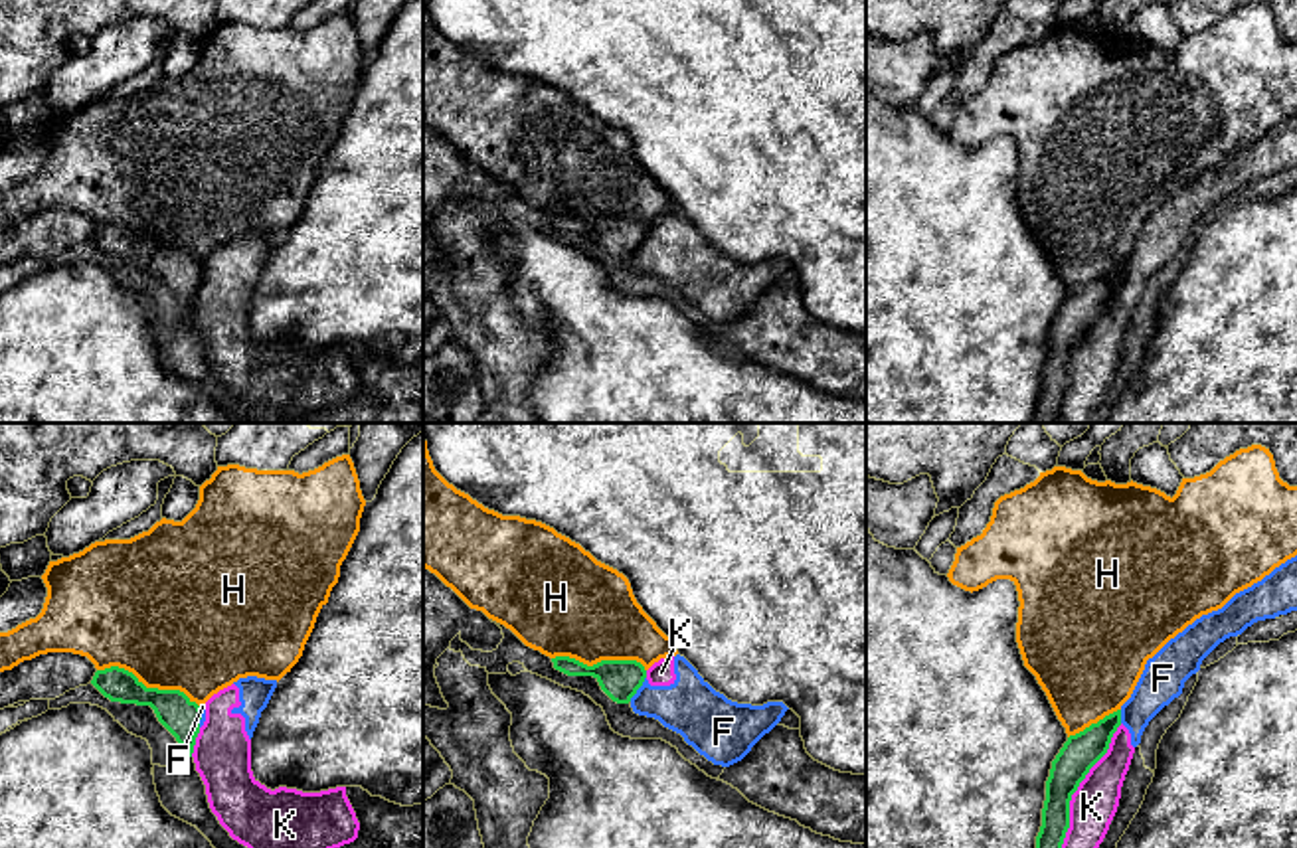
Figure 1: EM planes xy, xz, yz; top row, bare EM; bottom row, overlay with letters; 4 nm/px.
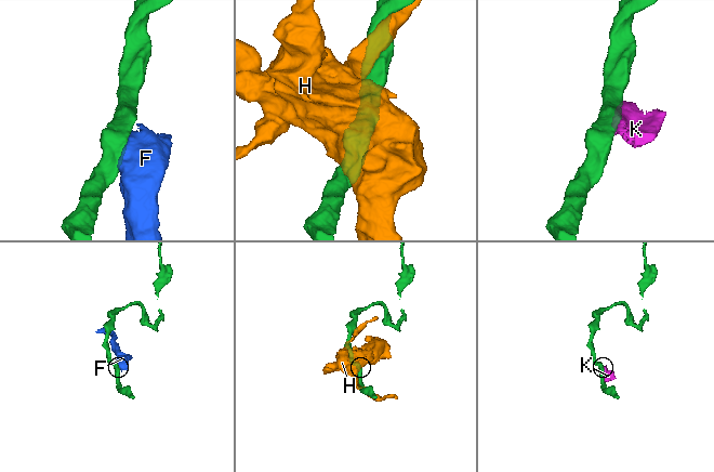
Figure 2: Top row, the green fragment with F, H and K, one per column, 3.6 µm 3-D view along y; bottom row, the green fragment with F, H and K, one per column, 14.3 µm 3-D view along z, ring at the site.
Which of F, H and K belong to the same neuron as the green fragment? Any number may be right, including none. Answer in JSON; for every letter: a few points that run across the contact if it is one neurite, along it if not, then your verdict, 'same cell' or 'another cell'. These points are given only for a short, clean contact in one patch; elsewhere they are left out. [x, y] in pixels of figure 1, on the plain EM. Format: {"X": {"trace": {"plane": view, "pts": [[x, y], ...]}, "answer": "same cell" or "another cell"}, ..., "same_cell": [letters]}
{"F": {"answer": "another cell"}, "H": {"answer": "another cell"}, "K": {"answer": "another cell"}, "same_cell": []}

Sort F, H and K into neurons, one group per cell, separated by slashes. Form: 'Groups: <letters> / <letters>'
Groups: F K / H

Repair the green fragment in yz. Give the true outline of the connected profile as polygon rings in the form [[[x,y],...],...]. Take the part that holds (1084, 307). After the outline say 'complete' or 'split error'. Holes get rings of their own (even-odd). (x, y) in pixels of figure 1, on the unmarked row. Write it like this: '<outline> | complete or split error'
[[[1121,267],[1091,281],[1083,289],[1070,293],[1052,318],[1046,338],[1046,358],[1042,383],[1036,393],[1034,415],[1028,423],[1058,423],[1062,401],[1070,385],[1070,358],[1089,326],[1107,310]]] | complete

